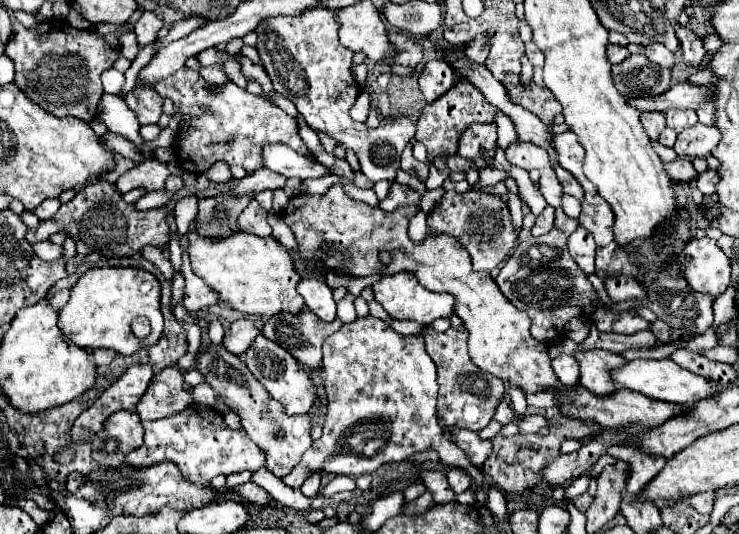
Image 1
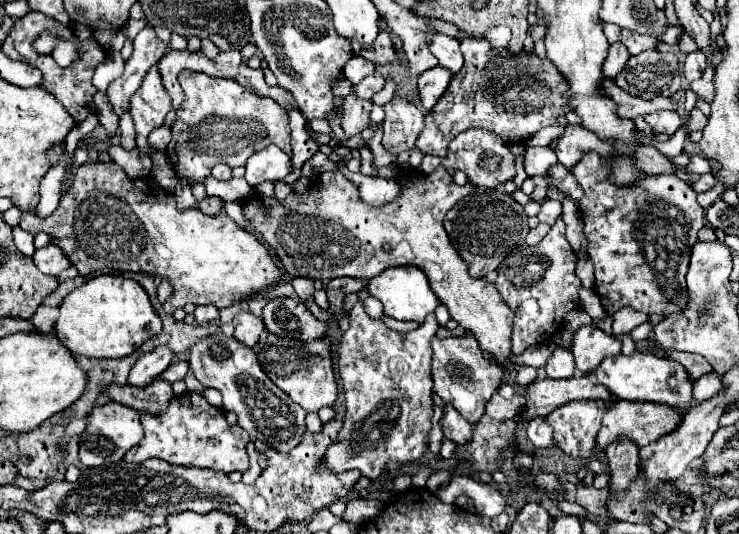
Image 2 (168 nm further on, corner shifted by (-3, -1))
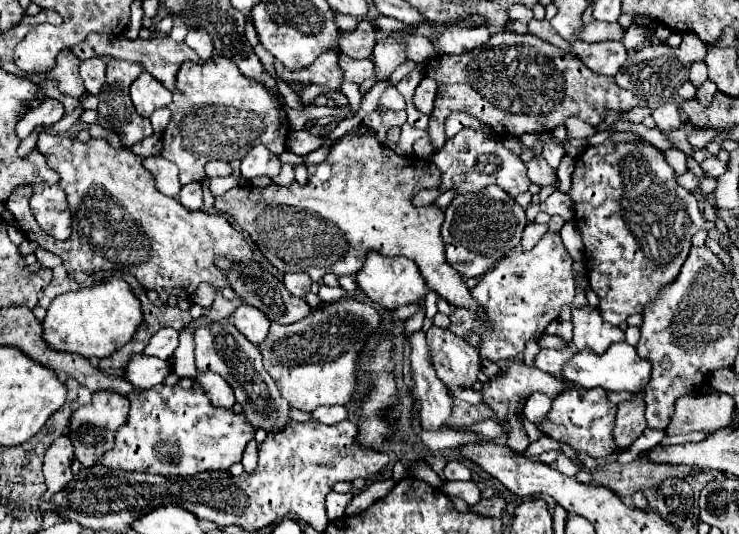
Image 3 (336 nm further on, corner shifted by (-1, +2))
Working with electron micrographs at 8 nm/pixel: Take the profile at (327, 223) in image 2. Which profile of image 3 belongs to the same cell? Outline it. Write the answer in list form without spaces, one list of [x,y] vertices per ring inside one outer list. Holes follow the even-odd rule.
[[[353,128],[339,142],[333,144],[331,154],[325,162],[307,166],[307,172],[309,178],[305,186],[293,182],[291,186],[271,184],[267,188],[231,188],[223,196],[215,198],[215,210],[229,214],[245,232],[249,232],[251,240],[259,246],[263,256],[283,274],[305,272],[311,276],[311,280],[319,282],[327,272],[333,272],[337,276],[357,274],[371,250],[387,258],[405,256],[419,266],[427,286],[433,292],[445,298],[453,308],[467,308],[475,314],[477,320],[483,322],[485,308],[481,308],[481,304],[473,300],[463,276],[445,260],[445,244],[441,238],[443,210],[435,202],[419,208],[411,202],[419,190],[431,190],[441,184],[441,170],[435,168],[431,160],[417,156],[397,156],[391,148],[379,144],[373,132],[359,132],[357,128]]]

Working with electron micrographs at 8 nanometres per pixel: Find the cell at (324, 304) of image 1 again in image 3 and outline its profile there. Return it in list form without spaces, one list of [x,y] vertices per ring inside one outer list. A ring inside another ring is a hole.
[[[285,274],[283,282],[285,282],[285,288],[299,298],[305,298],[305,294],[311,290],[311,280],[305,274]]]

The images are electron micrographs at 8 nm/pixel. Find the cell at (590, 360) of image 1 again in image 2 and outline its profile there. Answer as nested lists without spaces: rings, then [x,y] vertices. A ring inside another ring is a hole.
[[[583,325],[575,331],[571,351],[575,355],[577,369],[581,373],[591,373],[605,357],[621,353],[621,341],[593,325]]]

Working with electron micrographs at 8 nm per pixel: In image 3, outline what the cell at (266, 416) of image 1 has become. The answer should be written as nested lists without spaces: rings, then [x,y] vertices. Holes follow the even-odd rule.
[[[213,322],[195,330],[195,362],[199,372],[215,372],[233,388],[237,404],[243,406],[243,416],[253,428],[265,428],[269,434],[283,432],[289,424],[291,404],[281,396],[277,384],[267,374],[261,362],[261,352],[233,324]]]

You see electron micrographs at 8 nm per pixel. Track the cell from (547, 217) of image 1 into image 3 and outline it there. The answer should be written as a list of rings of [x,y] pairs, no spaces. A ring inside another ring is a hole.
[[[527,224],[525,232],[523,232],[523,240],[521,240],[523,250],[531,250],[547,230],[549,230],[547,224]]]

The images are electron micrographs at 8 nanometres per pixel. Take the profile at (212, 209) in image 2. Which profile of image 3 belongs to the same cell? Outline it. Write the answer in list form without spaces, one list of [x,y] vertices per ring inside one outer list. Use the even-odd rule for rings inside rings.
[[[193,182],[181,188],[179,202],[189,210],[199,210],[203,206],[203,186],[201,182]]]

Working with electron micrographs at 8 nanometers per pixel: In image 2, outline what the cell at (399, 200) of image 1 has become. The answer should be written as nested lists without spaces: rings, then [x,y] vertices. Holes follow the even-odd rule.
[[[341,165],[341,173],[359,187],[361,199],[369,205],[385,205],[399,195],[399,185],[393,179],[367,177],[361,173],[351,173],[351,171],[347,171],[345,165]]]

